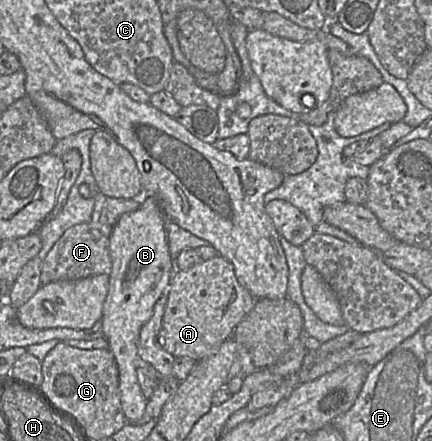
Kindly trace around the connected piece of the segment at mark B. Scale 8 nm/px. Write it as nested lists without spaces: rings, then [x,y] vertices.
[[[143,194],[140,206],[123,214],[109,235],[112,267],[101,321],[103,337],[108,341],[108,348],[117,363],[121,407],[127,422],[138,422],[147,405],[136,374],[140,365],[137,353],[139,333],[151,318],[156,301],[169,288],[176,270],[169,252],[165,220],[158,200]]]

